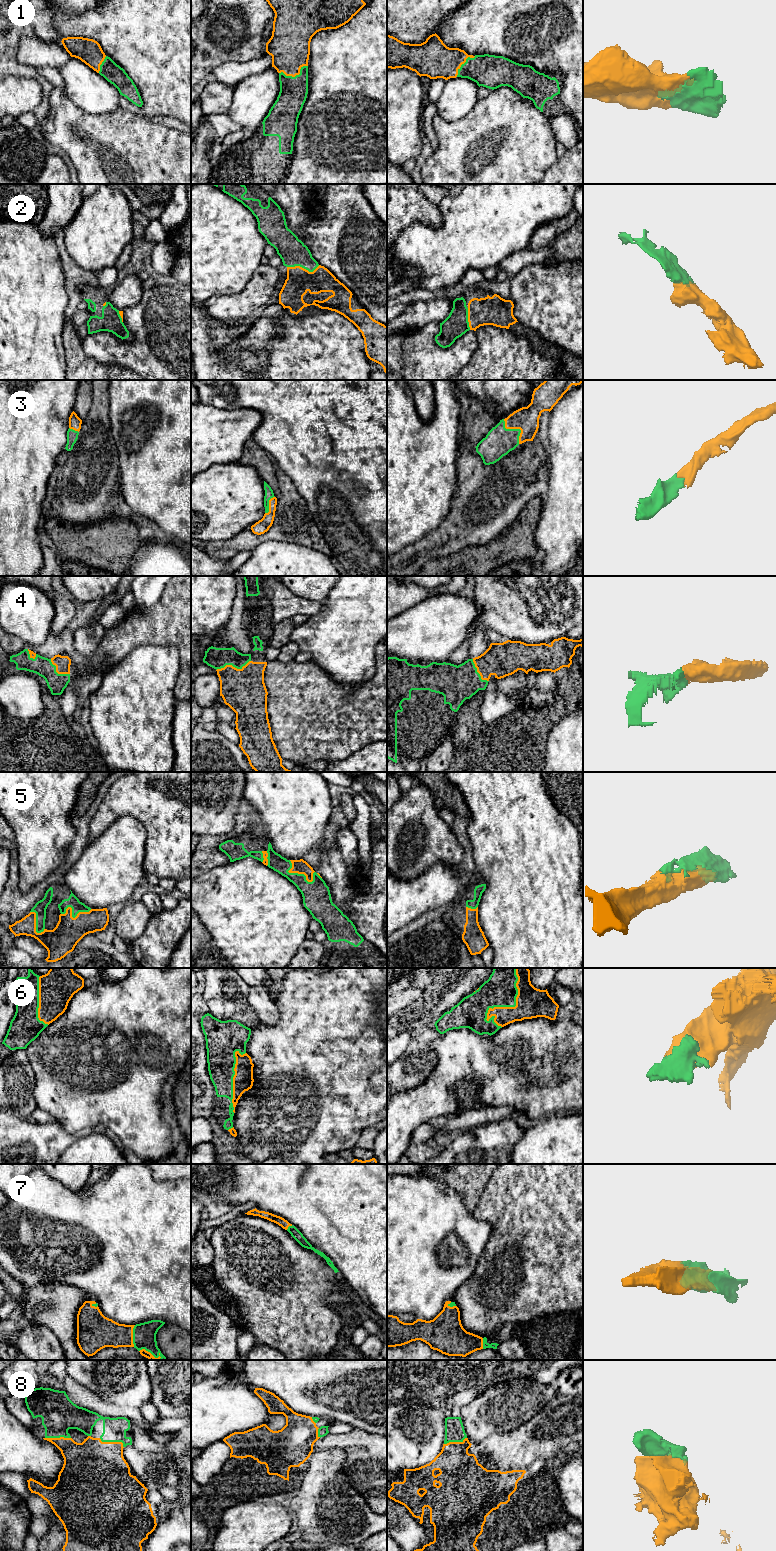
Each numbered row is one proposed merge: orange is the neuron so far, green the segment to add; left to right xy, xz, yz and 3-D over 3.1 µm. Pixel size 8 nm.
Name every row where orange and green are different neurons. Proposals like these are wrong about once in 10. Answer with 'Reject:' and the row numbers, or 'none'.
Reject: none

